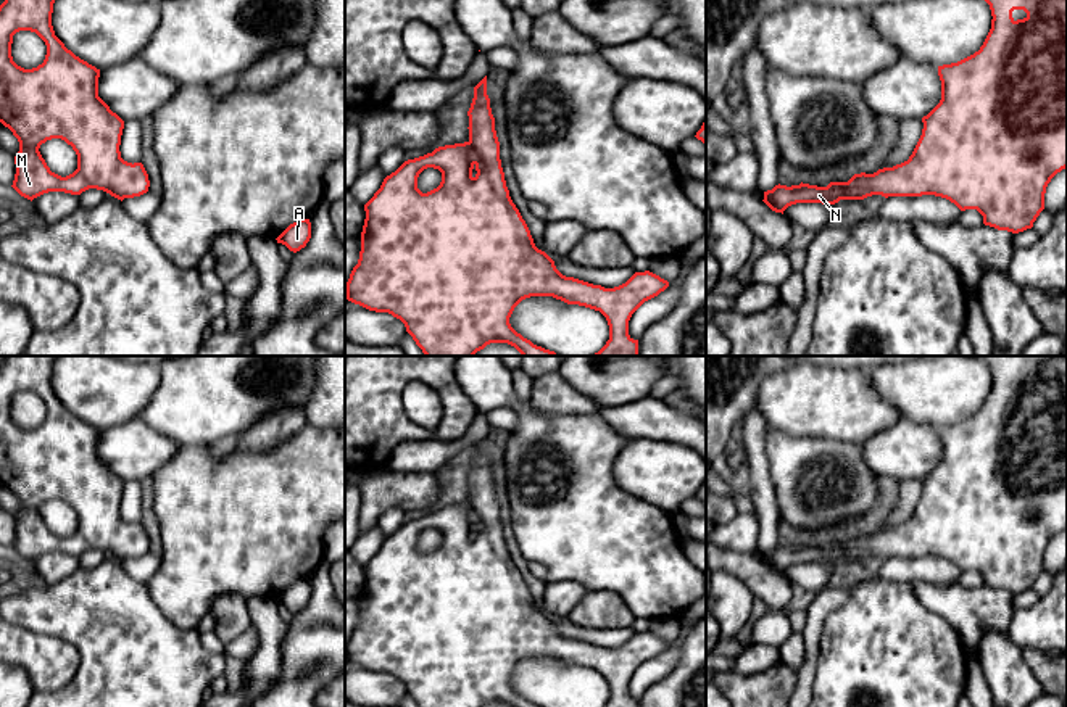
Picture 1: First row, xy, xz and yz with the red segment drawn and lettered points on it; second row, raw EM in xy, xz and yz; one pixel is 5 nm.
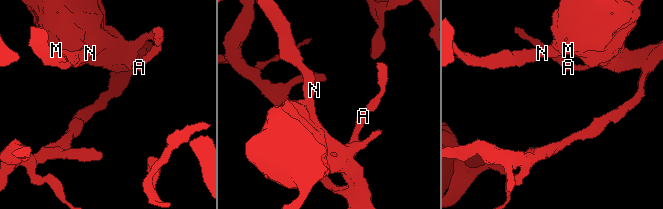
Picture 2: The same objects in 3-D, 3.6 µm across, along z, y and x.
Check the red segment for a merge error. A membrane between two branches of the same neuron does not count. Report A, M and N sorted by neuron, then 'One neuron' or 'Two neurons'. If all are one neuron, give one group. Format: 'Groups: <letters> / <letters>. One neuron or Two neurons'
Groups: A M N. One neuron

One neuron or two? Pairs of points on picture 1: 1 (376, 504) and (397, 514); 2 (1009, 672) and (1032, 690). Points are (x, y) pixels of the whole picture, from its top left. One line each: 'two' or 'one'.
1: two
2: one

